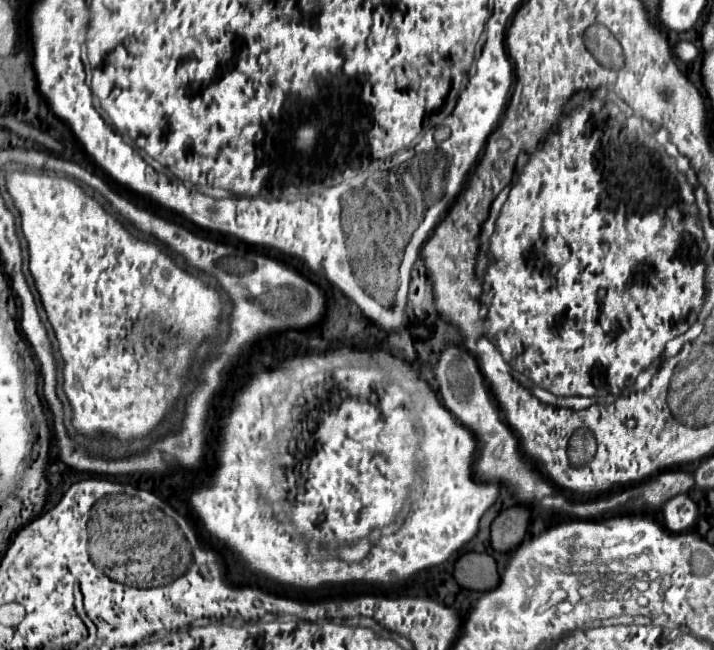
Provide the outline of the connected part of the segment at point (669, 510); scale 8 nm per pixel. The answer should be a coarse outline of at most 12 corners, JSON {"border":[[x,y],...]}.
{"border":[[677,495],[663,507],[665,527],[683,533],[698,518],[689,495]]}

